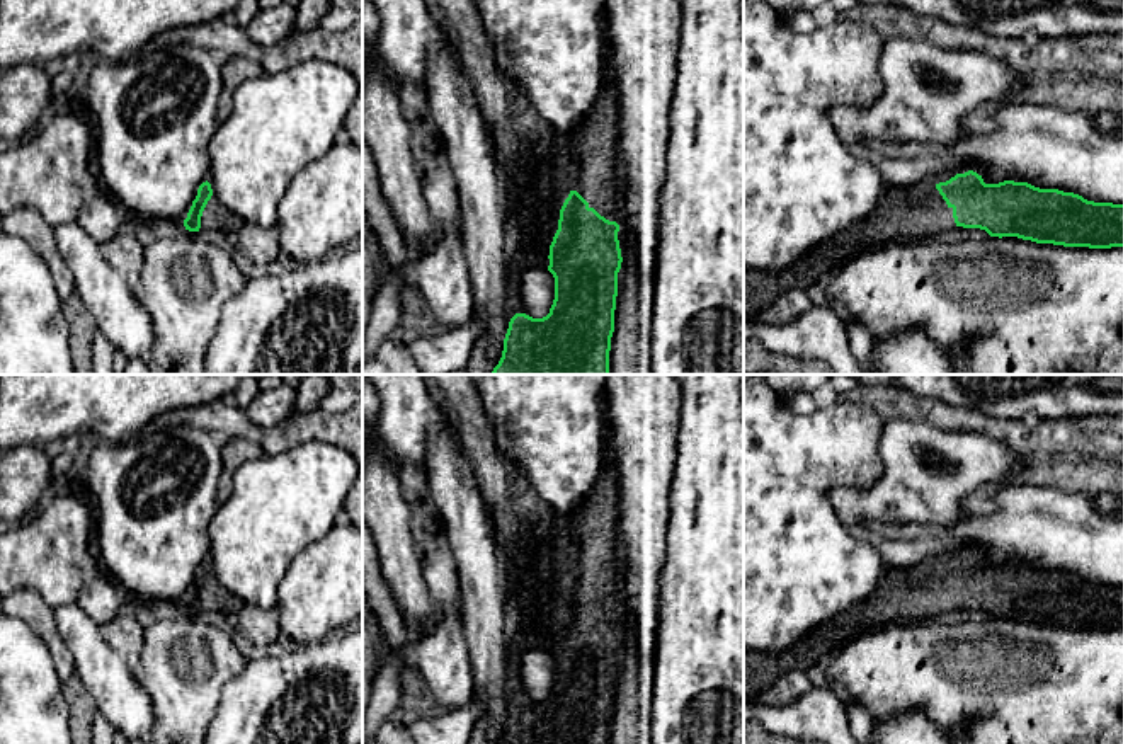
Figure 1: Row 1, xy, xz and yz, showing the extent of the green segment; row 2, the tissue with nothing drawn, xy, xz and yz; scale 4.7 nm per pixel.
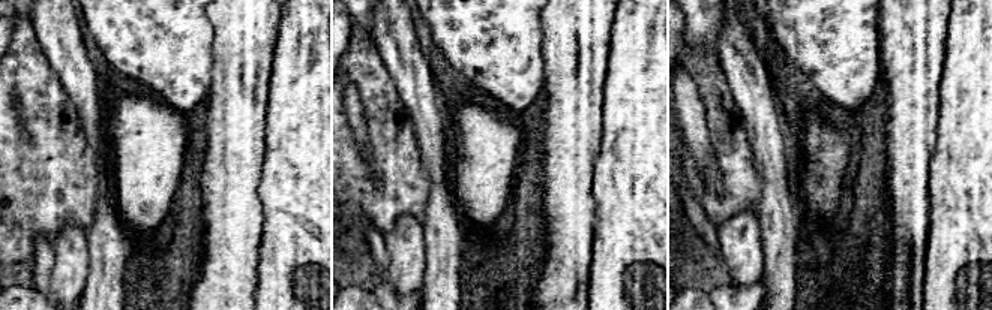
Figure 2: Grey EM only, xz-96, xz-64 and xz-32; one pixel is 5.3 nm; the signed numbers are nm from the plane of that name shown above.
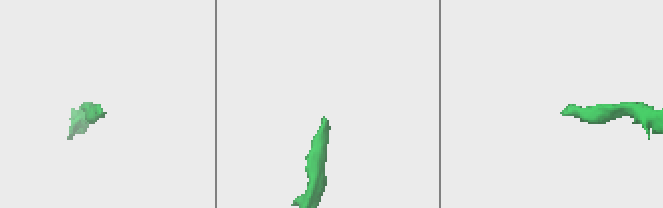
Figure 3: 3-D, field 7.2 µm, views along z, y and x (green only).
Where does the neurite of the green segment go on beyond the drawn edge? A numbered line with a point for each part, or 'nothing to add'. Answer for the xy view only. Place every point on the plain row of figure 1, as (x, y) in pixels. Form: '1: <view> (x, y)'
1: xy (215, 598)

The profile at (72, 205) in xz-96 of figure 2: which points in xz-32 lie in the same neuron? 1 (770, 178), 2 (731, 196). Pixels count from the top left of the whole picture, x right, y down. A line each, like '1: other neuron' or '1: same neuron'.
1: other neuron
2: same neuron

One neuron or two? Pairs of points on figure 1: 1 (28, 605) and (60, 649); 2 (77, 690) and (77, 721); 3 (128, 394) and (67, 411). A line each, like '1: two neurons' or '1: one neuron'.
1: one neuron
2: one neuron
3: one neuron

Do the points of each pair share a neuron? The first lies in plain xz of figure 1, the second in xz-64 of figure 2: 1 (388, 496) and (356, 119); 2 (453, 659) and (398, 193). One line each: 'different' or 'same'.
1: same
2: different

